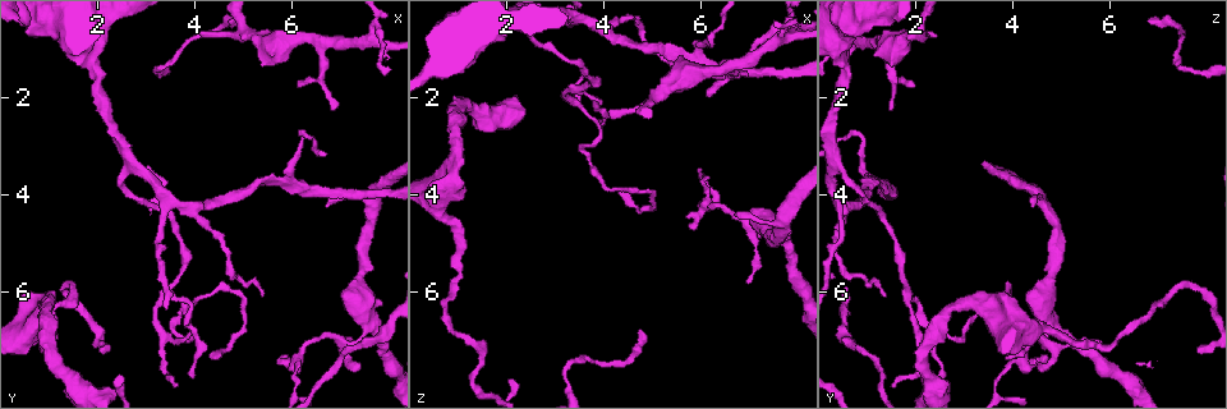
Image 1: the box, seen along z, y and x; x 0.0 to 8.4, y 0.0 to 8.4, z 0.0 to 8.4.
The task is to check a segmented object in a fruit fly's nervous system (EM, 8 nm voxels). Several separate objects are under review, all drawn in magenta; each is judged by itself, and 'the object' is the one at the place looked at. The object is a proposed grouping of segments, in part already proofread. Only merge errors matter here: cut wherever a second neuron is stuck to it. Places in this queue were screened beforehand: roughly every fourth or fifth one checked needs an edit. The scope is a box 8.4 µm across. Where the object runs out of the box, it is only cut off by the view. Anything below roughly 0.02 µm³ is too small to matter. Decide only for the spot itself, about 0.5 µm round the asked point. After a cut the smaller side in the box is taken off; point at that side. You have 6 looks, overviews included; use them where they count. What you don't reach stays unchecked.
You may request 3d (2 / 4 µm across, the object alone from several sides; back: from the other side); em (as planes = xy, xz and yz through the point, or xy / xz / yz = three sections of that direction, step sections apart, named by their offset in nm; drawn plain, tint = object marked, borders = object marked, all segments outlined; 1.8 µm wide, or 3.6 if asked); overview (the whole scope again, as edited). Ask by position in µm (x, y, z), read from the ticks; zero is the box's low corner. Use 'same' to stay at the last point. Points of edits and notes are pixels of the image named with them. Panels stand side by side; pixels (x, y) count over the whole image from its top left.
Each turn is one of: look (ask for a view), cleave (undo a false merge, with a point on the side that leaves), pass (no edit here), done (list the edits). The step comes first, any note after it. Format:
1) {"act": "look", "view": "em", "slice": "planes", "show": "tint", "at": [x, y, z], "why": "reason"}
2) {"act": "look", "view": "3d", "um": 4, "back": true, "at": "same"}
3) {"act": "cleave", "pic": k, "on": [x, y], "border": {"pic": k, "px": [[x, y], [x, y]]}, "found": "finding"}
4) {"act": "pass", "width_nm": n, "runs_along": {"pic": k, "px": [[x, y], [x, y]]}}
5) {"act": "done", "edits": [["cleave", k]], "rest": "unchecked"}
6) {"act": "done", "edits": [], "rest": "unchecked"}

{"act": "look", "view": "3d", "um": 2, "back": true, "at": [7.60, 0.85, 0.85], "why": "abrupt turn"}

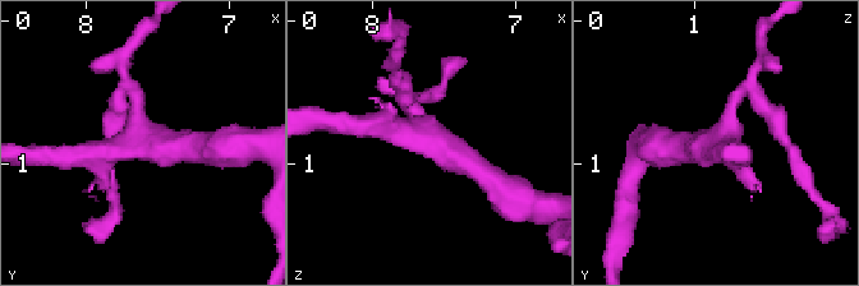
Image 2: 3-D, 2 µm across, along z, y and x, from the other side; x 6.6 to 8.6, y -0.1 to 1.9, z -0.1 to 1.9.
{"act": "look", "view": "em", "slice": "planes", "show": "tint", "at": [7.60, 0.80, 0.78], "arms": 4}

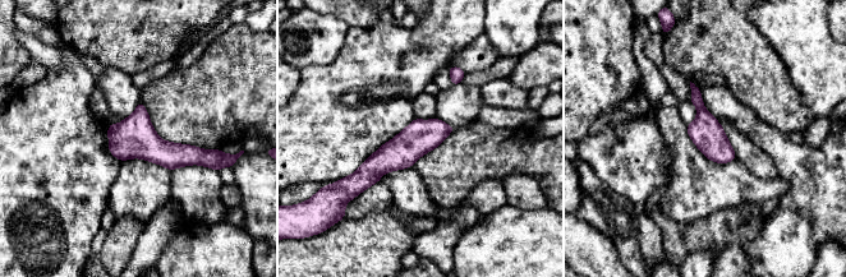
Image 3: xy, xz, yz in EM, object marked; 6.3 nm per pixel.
{"act": "pass", "width_nm": 200, "runs_along": {"pic": 3, "px": [[449, 129], [419, 137], [355, 176]]}, "found": "one neuron here"}

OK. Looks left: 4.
{"act": "look", "view": "em", "slice": "planes", "show": "tint", "at": [5.75, 3.70, 1.10], "why": "three arms meet"}

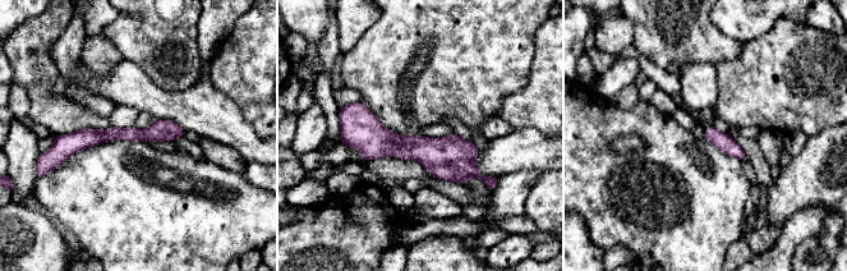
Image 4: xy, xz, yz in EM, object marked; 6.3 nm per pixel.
{"act": "pass", "width_nm": 110, "found": "continuous, no second neuron"}

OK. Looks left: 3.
{"act": "look", "view": "3d", "um": 4, "at": [1.30, 7.70, 2.20], "why": "calibre changes"}

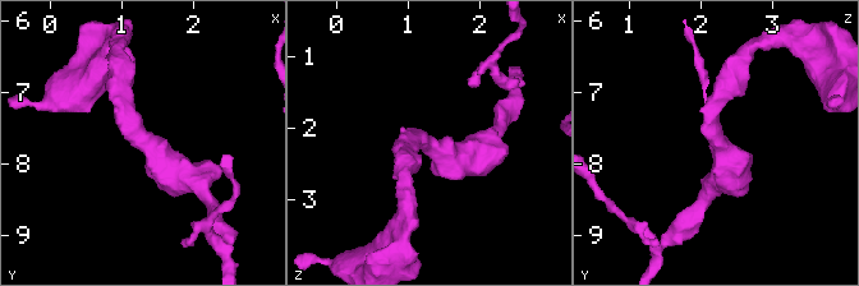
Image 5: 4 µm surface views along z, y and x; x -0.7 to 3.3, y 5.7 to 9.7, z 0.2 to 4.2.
{"act": "look", "view": "em", "slice": "planes", "show": "tint", "at": [1.30, 7.65, 2.15], "arm_widths_nm": [280, 480]}

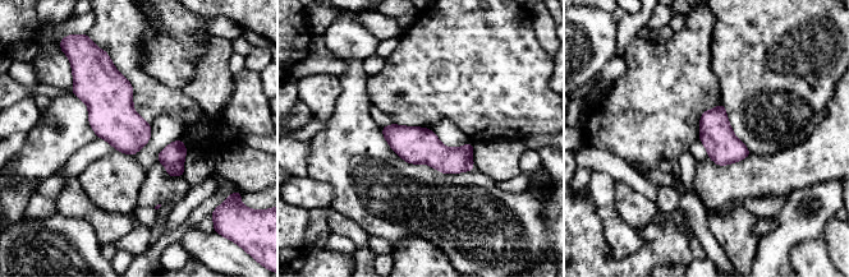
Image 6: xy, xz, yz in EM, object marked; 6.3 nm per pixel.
{"act": "pass", "runs_along": {"pic": 6, "px": [[385, 130], [469, 166]]}, "found": "all the same neuron"}

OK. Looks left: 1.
{"act": "done", "edits": [], "rest": "unchecked"}

